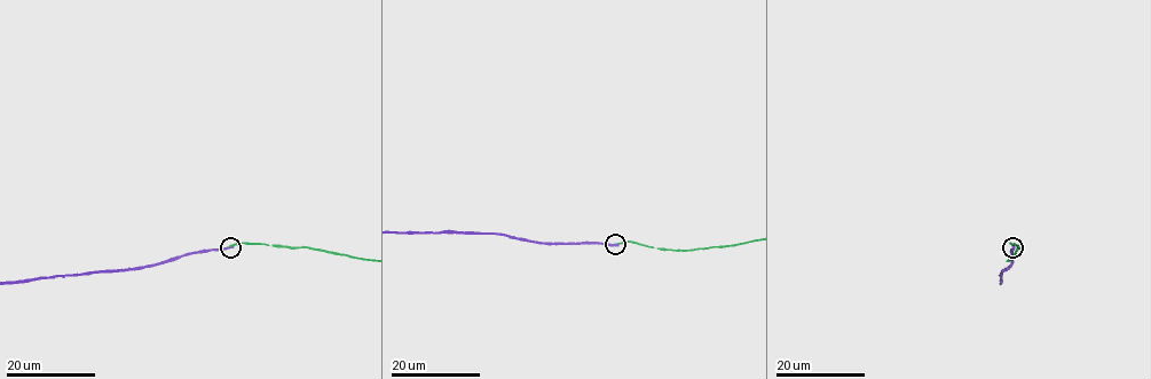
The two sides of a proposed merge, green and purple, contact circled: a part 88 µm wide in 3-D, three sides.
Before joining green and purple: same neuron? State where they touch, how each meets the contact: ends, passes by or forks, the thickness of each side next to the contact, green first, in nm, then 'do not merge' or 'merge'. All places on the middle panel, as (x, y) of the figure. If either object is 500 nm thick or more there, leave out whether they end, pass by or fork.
(615, 244) | green ends | purple ends | 280/460 nm | do not merge

